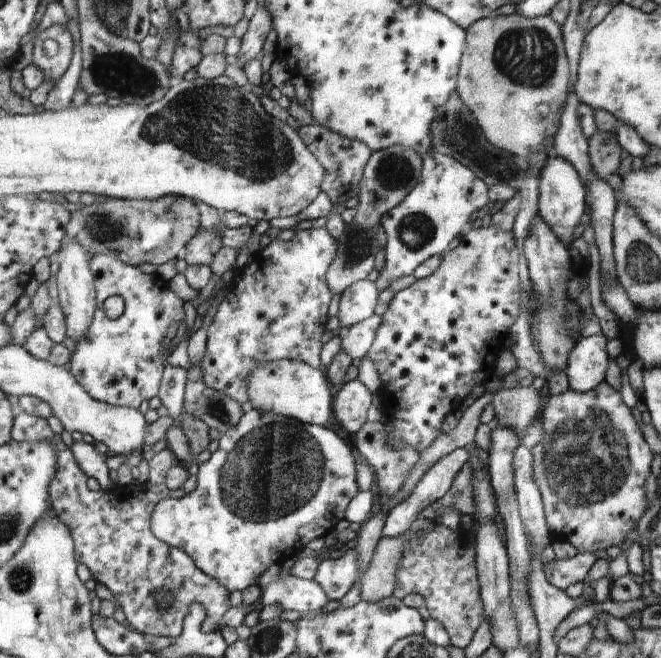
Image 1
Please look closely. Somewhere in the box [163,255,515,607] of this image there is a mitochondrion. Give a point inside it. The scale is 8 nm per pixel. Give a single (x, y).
(274, 470)

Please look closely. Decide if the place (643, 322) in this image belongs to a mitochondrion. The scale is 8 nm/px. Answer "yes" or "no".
no

